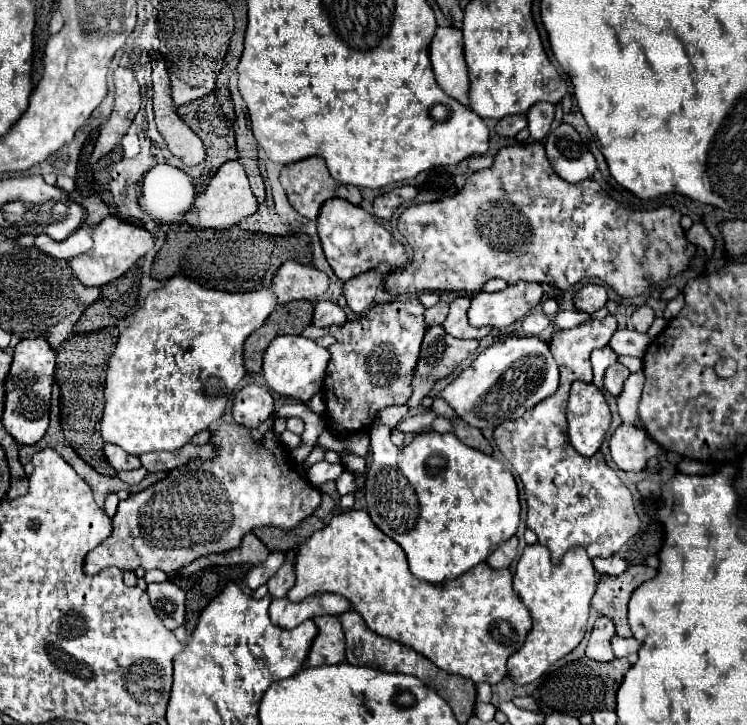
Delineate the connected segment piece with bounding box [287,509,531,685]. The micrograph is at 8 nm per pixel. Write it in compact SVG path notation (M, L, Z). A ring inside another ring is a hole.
M357 509L335 515L325 529L315 531L309 541L299 547L295 573L297 583L287 593L293 603L299 603L315 593L343 595L351 601L353 609L359 611L371 631L419 651L443 671L463 675L475 683L499 683L507 675L507 659L523 647L525 637L531 631L529 609L515 595L513 575L509 569L493 569L487 563L479 563L455 581L439 585L419 581L417 577L411 577L407 557L400 545L395 545L395 541L391 541L385 533L379 533L371 517Z

